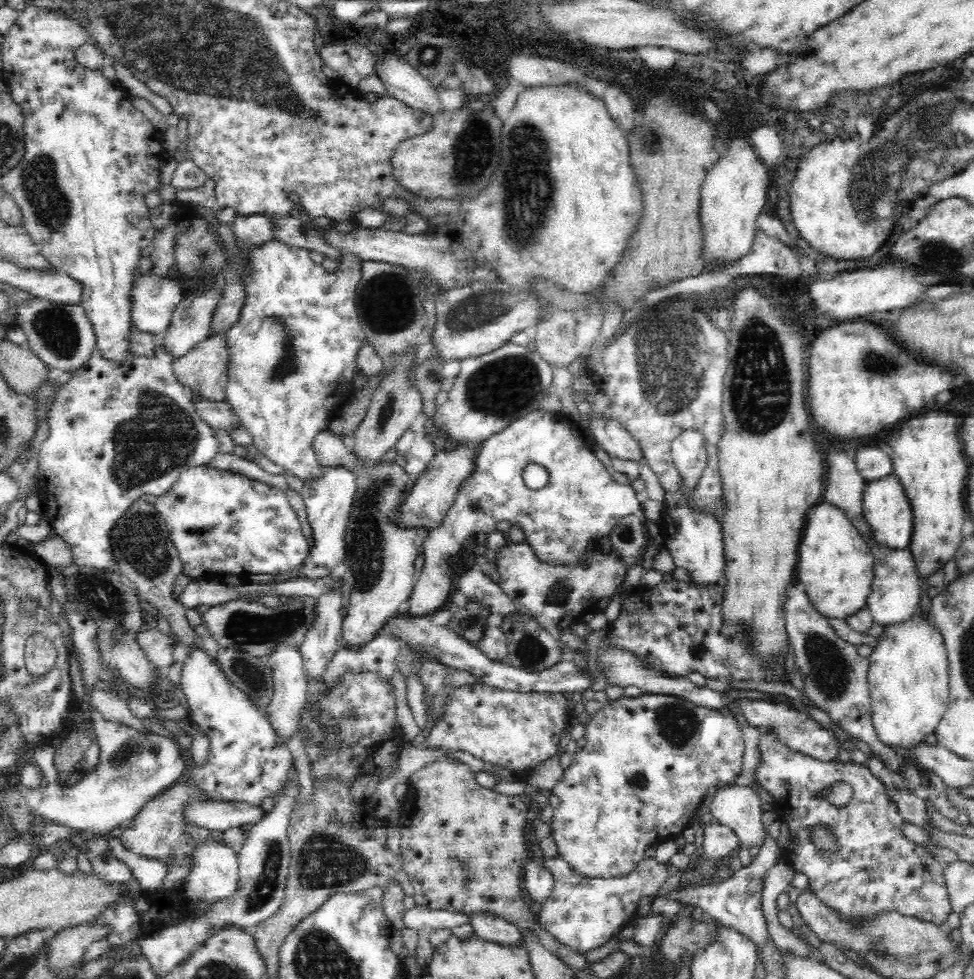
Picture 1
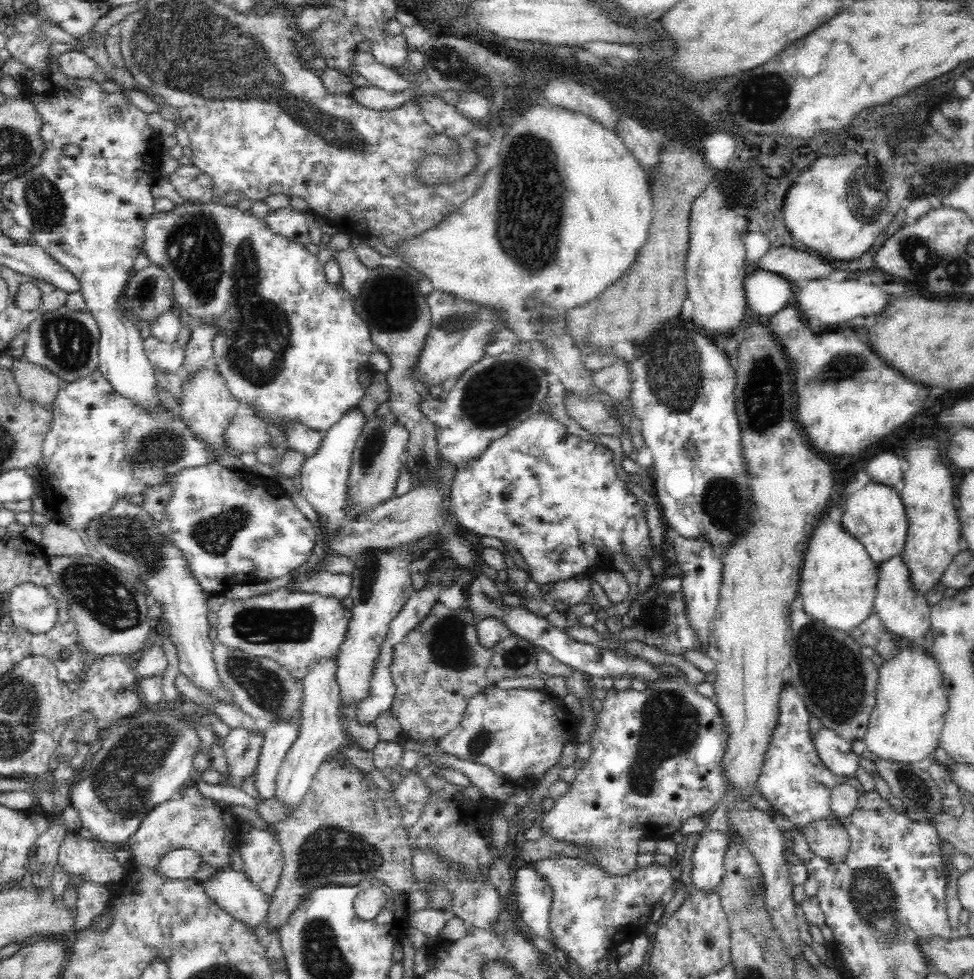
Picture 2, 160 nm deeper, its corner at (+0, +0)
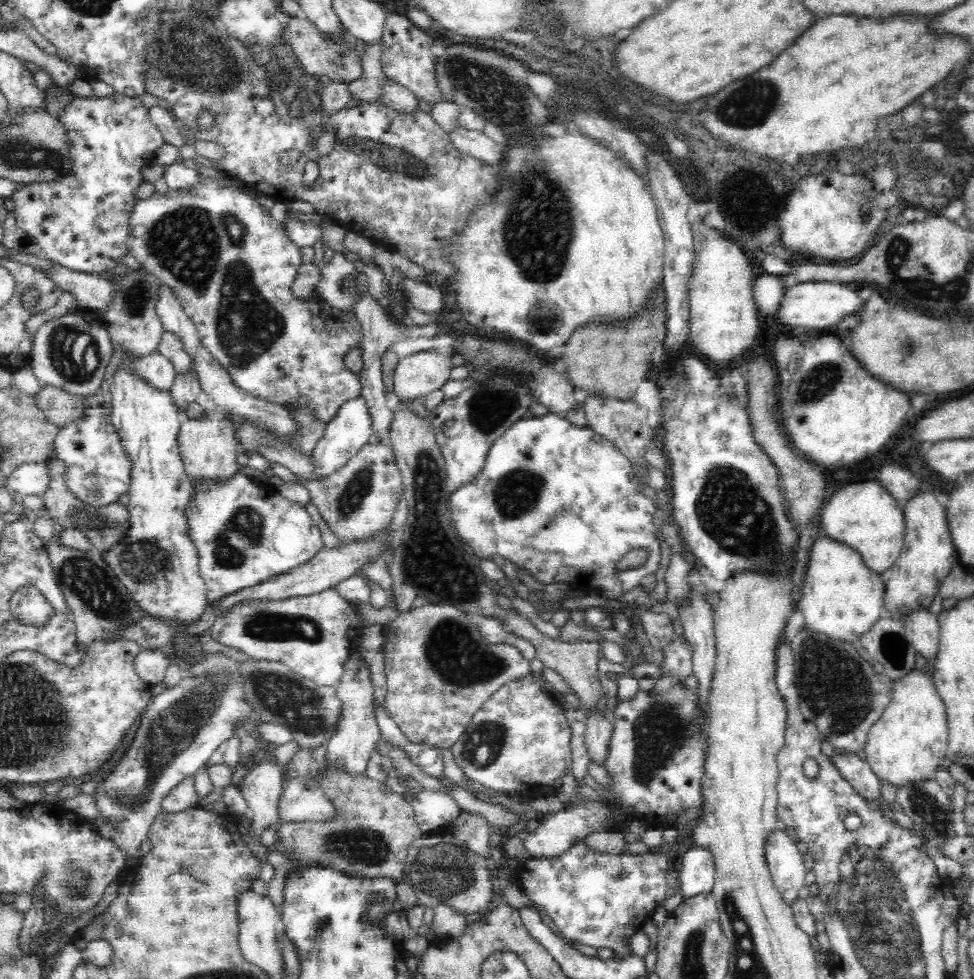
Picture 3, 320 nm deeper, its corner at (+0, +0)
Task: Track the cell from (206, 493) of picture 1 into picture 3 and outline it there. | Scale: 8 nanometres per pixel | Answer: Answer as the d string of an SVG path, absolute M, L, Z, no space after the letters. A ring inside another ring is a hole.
M240 473L224 482L212 482L210 478L198 482L190 496L188 508L185 509L185 518L190 538L197 548L199 573L205 582L209 603L256 586L279 574L286 574L308 562L323 547L320 529L304 506L278 493L268 495L264 488L253 484Z

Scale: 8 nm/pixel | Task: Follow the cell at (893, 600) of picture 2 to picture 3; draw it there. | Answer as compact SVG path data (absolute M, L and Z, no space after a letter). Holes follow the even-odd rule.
M929 610L914 611L911 615L901 622L906 629L907 639L913 644L915 652L924 657L926 662L935 661L940 642L937 616Z

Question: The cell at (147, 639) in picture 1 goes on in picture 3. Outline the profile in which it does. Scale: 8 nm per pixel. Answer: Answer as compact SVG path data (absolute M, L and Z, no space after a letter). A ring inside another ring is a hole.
M152 649L141 650L134 658L136 675L153 690L164 686L166 668L174 658L166 650Z

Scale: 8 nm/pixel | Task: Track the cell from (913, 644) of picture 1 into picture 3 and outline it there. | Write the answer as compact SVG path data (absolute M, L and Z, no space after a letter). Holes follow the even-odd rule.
M910 671L900 680L893 681L893 693L889 705L881 713L881 717L872 725L867 734L865 744L866 757L864 761L870 765L874 775L880 782L886 782L894 788L903 789L920 781L936 779L936 771L940 768L942 760L947 756L949 741L947 731L946 711L943 700L932 686L933 678L924 672Z

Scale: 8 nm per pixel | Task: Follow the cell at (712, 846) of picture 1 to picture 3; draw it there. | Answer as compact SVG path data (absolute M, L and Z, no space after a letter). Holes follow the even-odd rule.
M693 846L681 859L682 869L678 879L683 899L711 893L715 882L712 854L706 848Z

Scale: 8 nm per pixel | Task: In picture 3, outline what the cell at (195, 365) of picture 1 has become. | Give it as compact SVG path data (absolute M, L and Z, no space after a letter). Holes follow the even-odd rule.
M221 409L207 413L200 420L182 420L177 441L183 468L192 486L196 486L198 482L204 482L206 478L210 478L212 482L228 481L239 473L234 432L232 423L224 416Z

